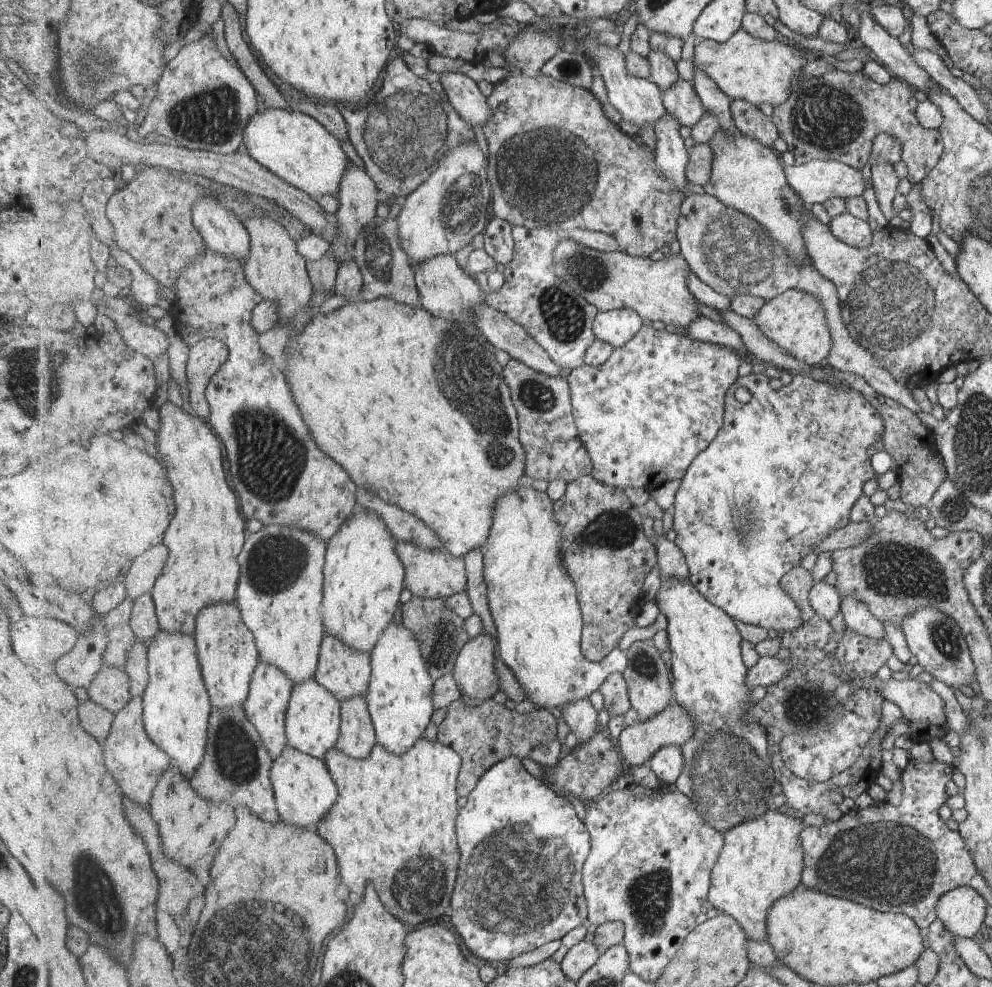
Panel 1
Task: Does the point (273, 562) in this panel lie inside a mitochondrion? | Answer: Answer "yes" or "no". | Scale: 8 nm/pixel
yes

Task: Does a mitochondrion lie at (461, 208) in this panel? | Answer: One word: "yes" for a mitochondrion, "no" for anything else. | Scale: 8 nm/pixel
yes

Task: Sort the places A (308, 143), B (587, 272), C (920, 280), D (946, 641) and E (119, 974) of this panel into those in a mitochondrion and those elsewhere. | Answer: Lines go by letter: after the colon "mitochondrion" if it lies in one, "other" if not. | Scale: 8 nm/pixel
A: other
B: mitochondrion
C: mitochondrion
D: mitochondrion
E: other

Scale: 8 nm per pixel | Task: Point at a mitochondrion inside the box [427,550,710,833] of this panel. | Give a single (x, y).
(644, 663)

